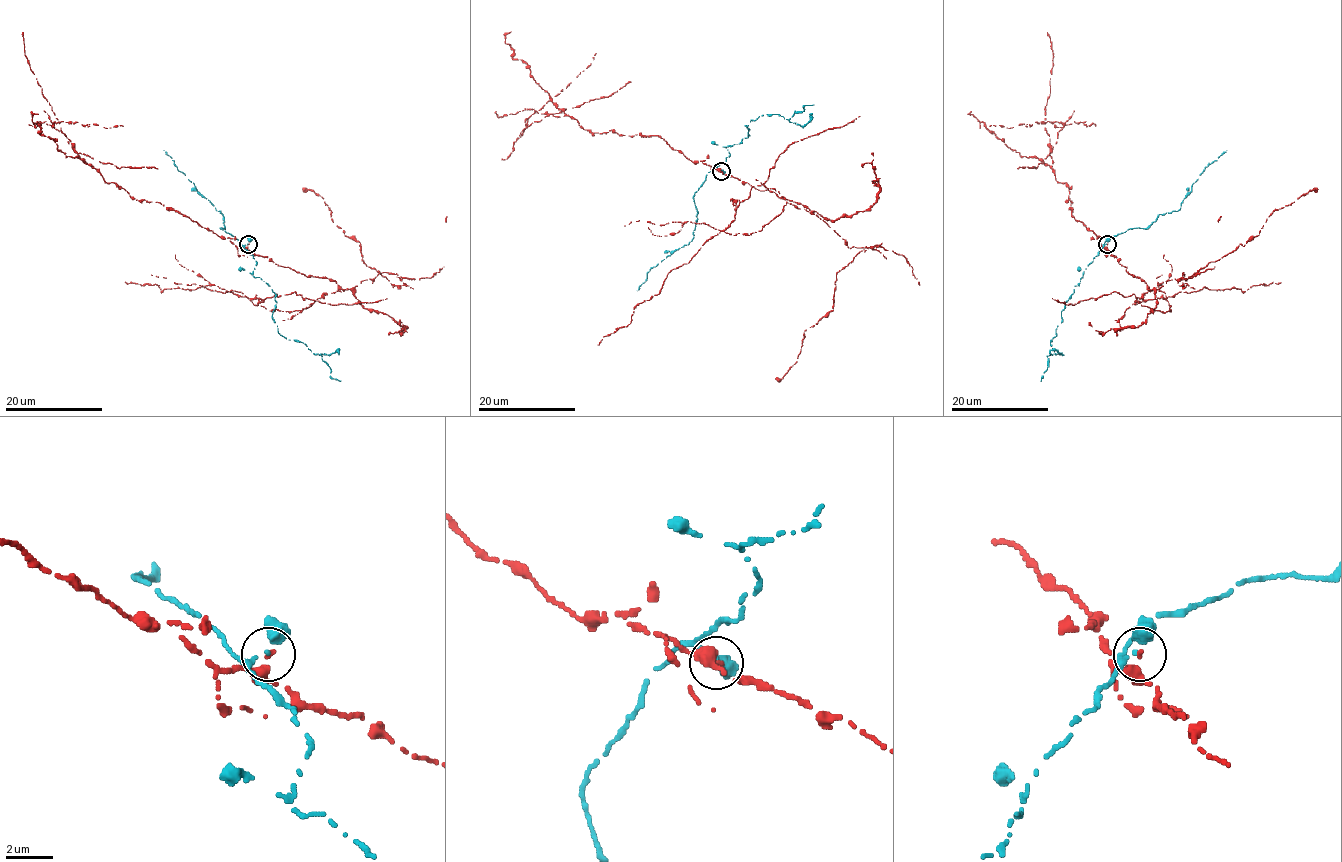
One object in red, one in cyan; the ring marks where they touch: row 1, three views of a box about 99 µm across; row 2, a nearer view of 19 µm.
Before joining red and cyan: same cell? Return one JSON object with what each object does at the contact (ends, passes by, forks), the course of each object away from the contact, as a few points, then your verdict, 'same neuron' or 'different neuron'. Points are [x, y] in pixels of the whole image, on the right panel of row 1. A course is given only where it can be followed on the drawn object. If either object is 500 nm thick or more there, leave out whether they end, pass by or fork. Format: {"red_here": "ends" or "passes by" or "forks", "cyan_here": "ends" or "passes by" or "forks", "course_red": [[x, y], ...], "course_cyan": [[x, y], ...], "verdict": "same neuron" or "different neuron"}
{"red_here": "passes by", "cyan_here": "passes by", "course_red": [[1107, 244], [1147, 289], [1181, 279], [1183, 272], [1183, 284], [1209, 262], [1258, 235], [1274, 211], [1314, 189]], "course_cyan": [[1107, 244], [1083, 270], [1065, 302], [1061, 323], [1050, 340], [1055, 353], [1047, 357], [1047, 369], [1041, 380]], "verdict": "different neuron"}

